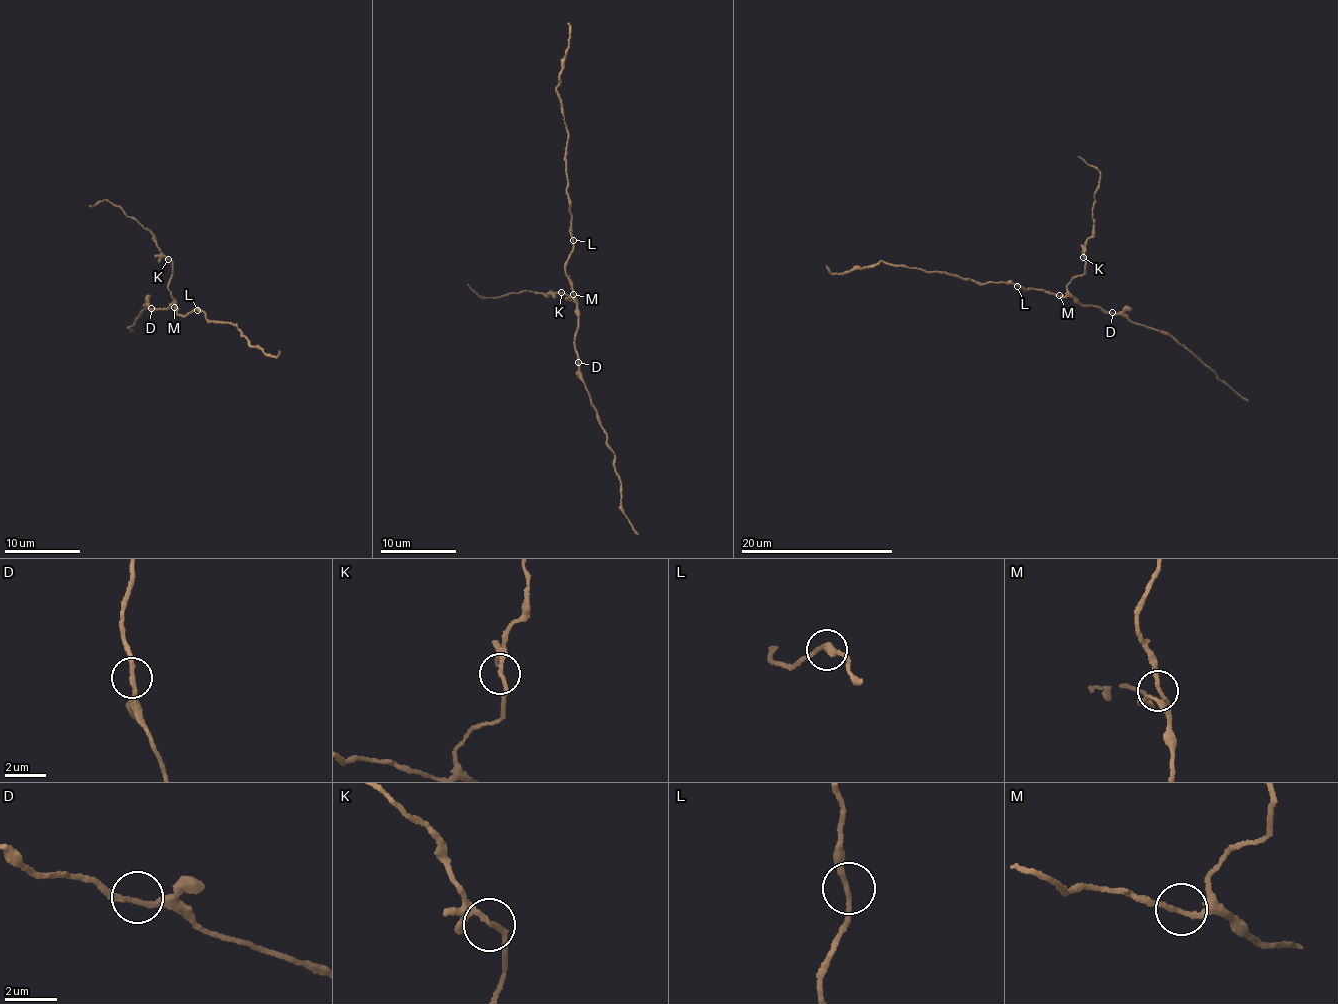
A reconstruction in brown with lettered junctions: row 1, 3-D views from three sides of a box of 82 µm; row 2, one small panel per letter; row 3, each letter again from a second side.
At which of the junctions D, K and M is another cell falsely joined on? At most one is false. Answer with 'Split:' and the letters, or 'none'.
Split: M

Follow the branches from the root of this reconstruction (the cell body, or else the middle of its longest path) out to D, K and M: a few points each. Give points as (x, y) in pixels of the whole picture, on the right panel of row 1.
D: (1044, 290), (1060, 296), (1067, 295), (1081, 304), (1092, 304), (1112, 312)
K: (1044, 290), (1063, 295), (1071, 279), (1084, 272), (1083, 257)
M: (1044, 290), (1059, 295)

